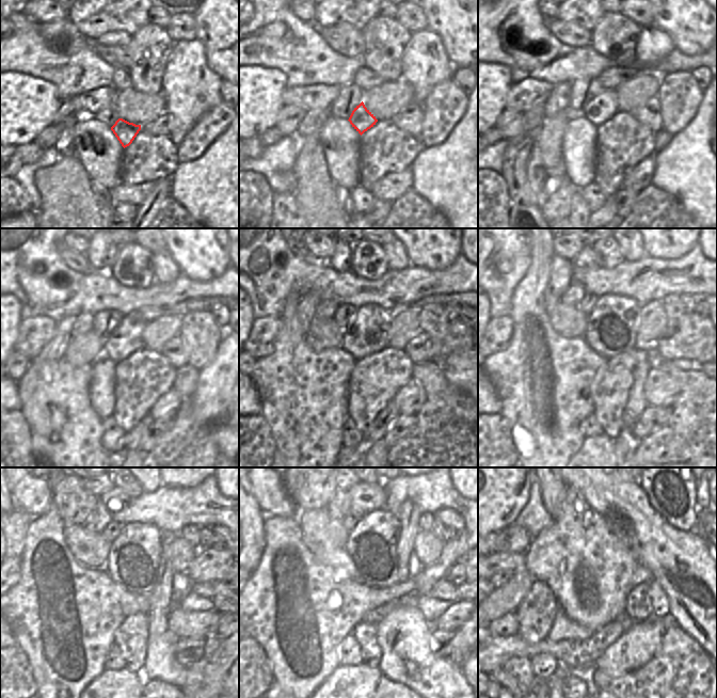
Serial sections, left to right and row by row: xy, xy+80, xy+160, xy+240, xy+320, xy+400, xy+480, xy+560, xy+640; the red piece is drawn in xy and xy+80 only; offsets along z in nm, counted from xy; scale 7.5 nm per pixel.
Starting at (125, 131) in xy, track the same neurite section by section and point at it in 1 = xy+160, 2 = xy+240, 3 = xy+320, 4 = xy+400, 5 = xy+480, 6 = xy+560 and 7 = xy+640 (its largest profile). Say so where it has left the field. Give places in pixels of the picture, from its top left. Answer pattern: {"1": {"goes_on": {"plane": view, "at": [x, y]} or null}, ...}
{"1": {"goes_on": {"plane": "xy+160", "at": [603, 107]}}, "2": {"goes_on": {"plane": "xy+240", "at": [126, 338]}}, "3": {"goes_on": {"plane": "xy+320", "at": [368, 333]}}, "4": {"goes_on": {"plane": "xy+400", "at": [609, 331]}}, "5": {"goes_on": {"plane": "xy+480", "at": [132, 560]}}, "6": {"goes_on": {"plane": "xy+560", "at": [369, 556]}}, "7": {"goes_on": {"plane": "xy+640", "at": [560, 556]}}}

